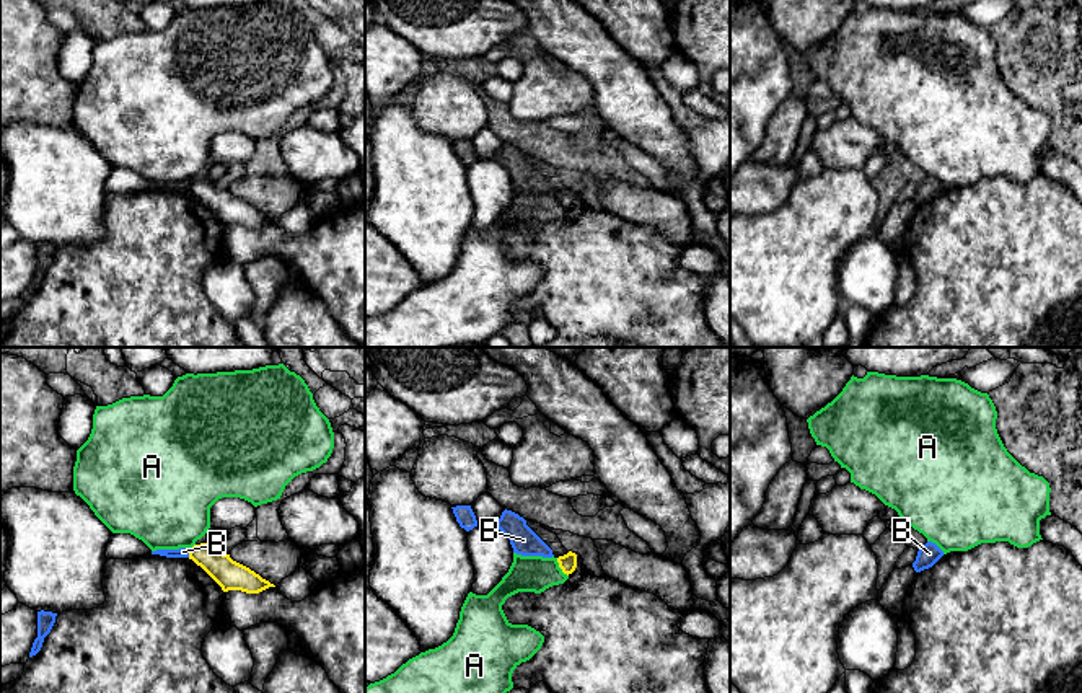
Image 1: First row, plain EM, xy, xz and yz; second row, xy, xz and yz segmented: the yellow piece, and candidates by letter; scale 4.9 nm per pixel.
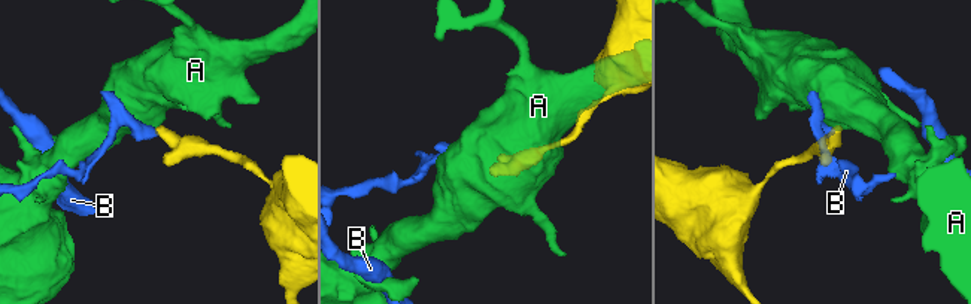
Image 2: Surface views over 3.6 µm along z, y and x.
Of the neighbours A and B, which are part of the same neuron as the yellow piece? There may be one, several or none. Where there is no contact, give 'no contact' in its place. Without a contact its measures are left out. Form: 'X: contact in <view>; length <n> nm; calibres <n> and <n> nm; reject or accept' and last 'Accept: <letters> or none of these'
A: contact in xz; length 110 nm; calibres 90 and 180 nm; reject
B: contact in xy; length 40 nm; calibres 150 and 50 nm; reject
Accept: none of these

